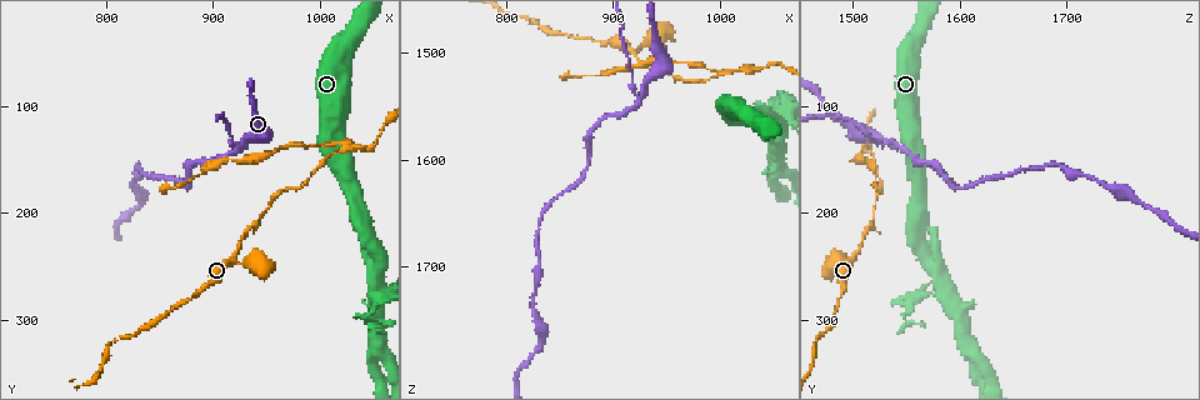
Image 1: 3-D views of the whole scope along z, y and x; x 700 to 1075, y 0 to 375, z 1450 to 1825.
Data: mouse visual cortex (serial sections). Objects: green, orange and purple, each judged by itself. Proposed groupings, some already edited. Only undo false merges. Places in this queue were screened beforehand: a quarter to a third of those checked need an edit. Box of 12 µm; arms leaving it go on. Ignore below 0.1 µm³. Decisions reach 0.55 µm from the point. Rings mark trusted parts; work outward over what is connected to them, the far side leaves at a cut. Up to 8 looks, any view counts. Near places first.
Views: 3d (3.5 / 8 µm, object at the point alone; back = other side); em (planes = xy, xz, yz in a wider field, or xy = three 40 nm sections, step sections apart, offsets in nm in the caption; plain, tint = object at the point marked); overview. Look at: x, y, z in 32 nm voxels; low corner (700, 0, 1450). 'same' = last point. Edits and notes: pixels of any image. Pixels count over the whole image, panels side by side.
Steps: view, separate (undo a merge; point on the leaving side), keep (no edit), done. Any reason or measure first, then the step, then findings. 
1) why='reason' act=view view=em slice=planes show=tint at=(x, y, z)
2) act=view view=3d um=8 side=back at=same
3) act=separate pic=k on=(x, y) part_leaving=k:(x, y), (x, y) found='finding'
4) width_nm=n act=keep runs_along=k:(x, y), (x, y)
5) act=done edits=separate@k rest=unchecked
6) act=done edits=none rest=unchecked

why='thin arm on a thick one' act=view view=3d um=3.5 at=(930, 132, 1536)

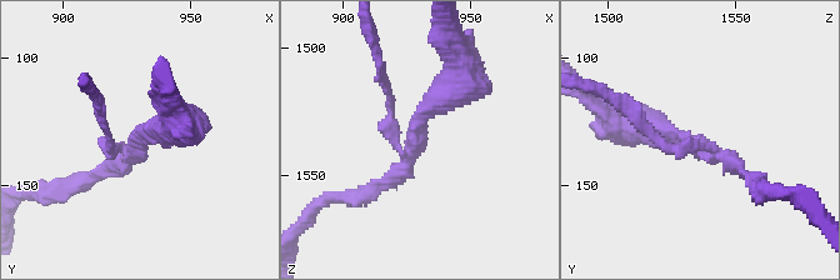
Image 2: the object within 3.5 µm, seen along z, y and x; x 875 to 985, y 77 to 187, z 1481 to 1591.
arms=3 arm_widths_nm=150,150,450 act=view view=em slice=xy step=5 show=tint at=(928, 135, 1534)

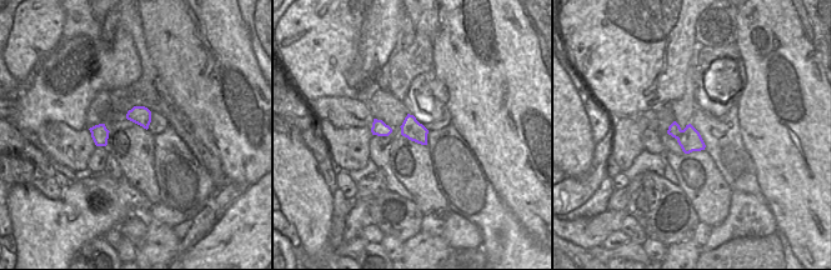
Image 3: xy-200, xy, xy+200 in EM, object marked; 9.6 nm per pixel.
act=separate pic=2 on=(386, 89) part_leaving=2:(401, 133), (389, 125), (374, 39) found='a second cell is stuck on'

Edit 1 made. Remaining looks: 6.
act=view view=overview

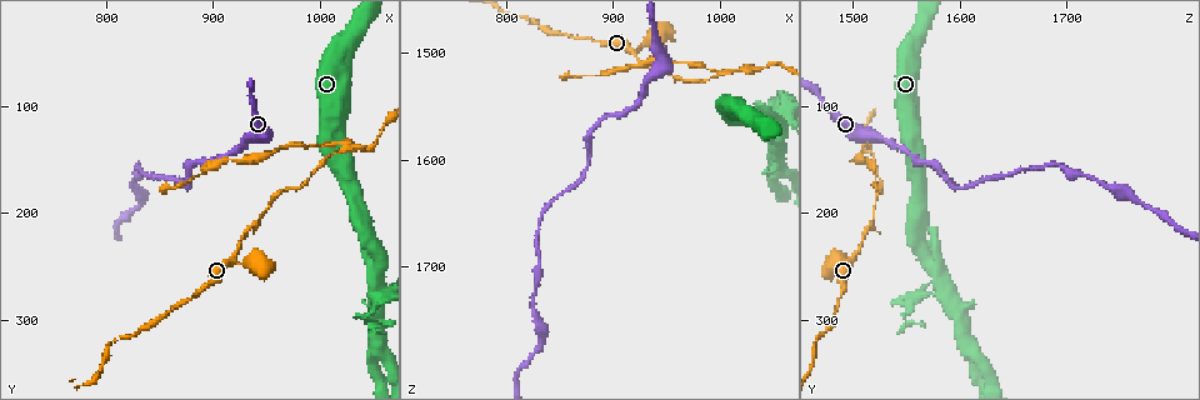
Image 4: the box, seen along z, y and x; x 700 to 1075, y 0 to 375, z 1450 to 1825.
why='abrupt turn' act=view view=3d um=3.5 at=(1050, 276, 1564)

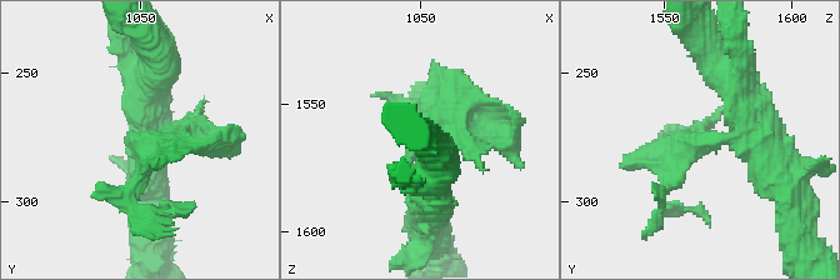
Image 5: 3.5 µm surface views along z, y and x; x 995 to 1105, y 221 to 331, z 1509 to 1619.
act=separate pic=5 on=(704, 126) part_leaving=5:(733, 138), (694, 141), (659, 210) found='a second cell is stuck on'

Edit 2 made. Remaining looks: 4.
why='see it whole again' act=view view=overview

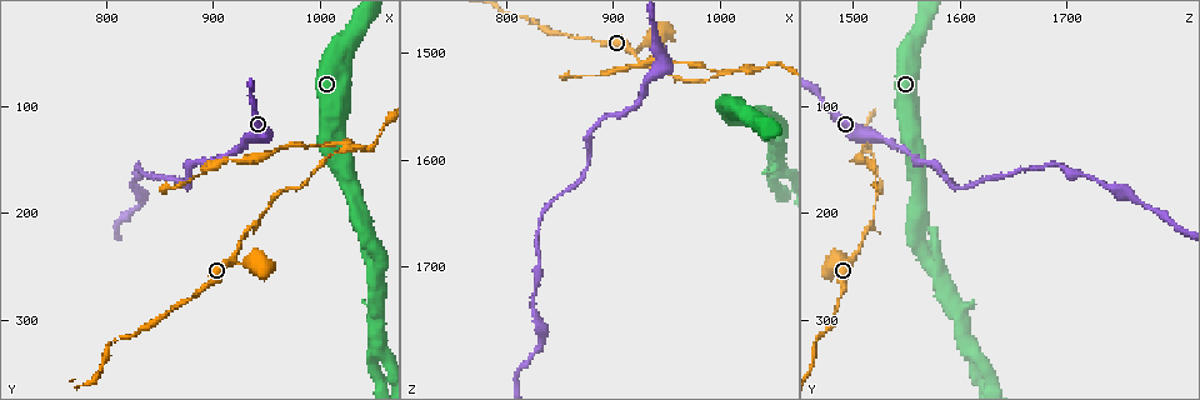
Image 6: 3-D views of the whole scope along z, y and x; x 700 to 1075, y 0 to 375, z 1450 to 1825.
why='three-way junction' act=view view=3d um=8 at=(1016, 144, 1516)

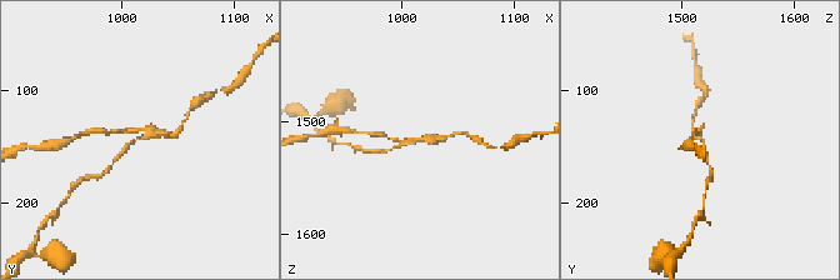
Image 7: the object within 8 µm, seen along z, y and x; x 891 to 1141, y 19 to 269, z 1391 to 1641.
why='shape alone is not enough' act=view view=em slice=xy step=5 show=tint at=(1016, 142, 1518)

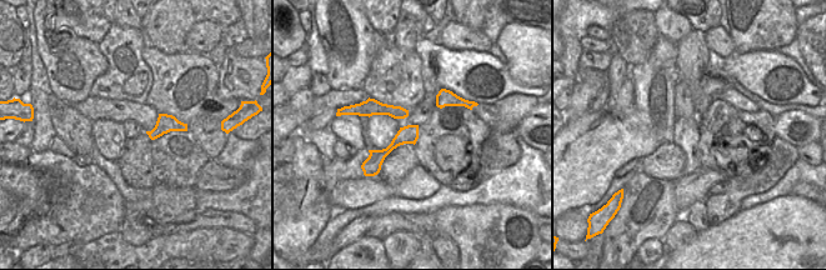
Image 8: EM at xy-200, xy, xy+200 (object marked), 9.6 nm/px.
arm_widths_nm=100,100,150 act=keep runs_along=7:(113, 163), (139, 136), (133, 130), (108, 131) found='continuous, no second cell'

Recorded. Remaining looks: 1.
act=done edits=separate@2,separate@5 rest=unchecked

